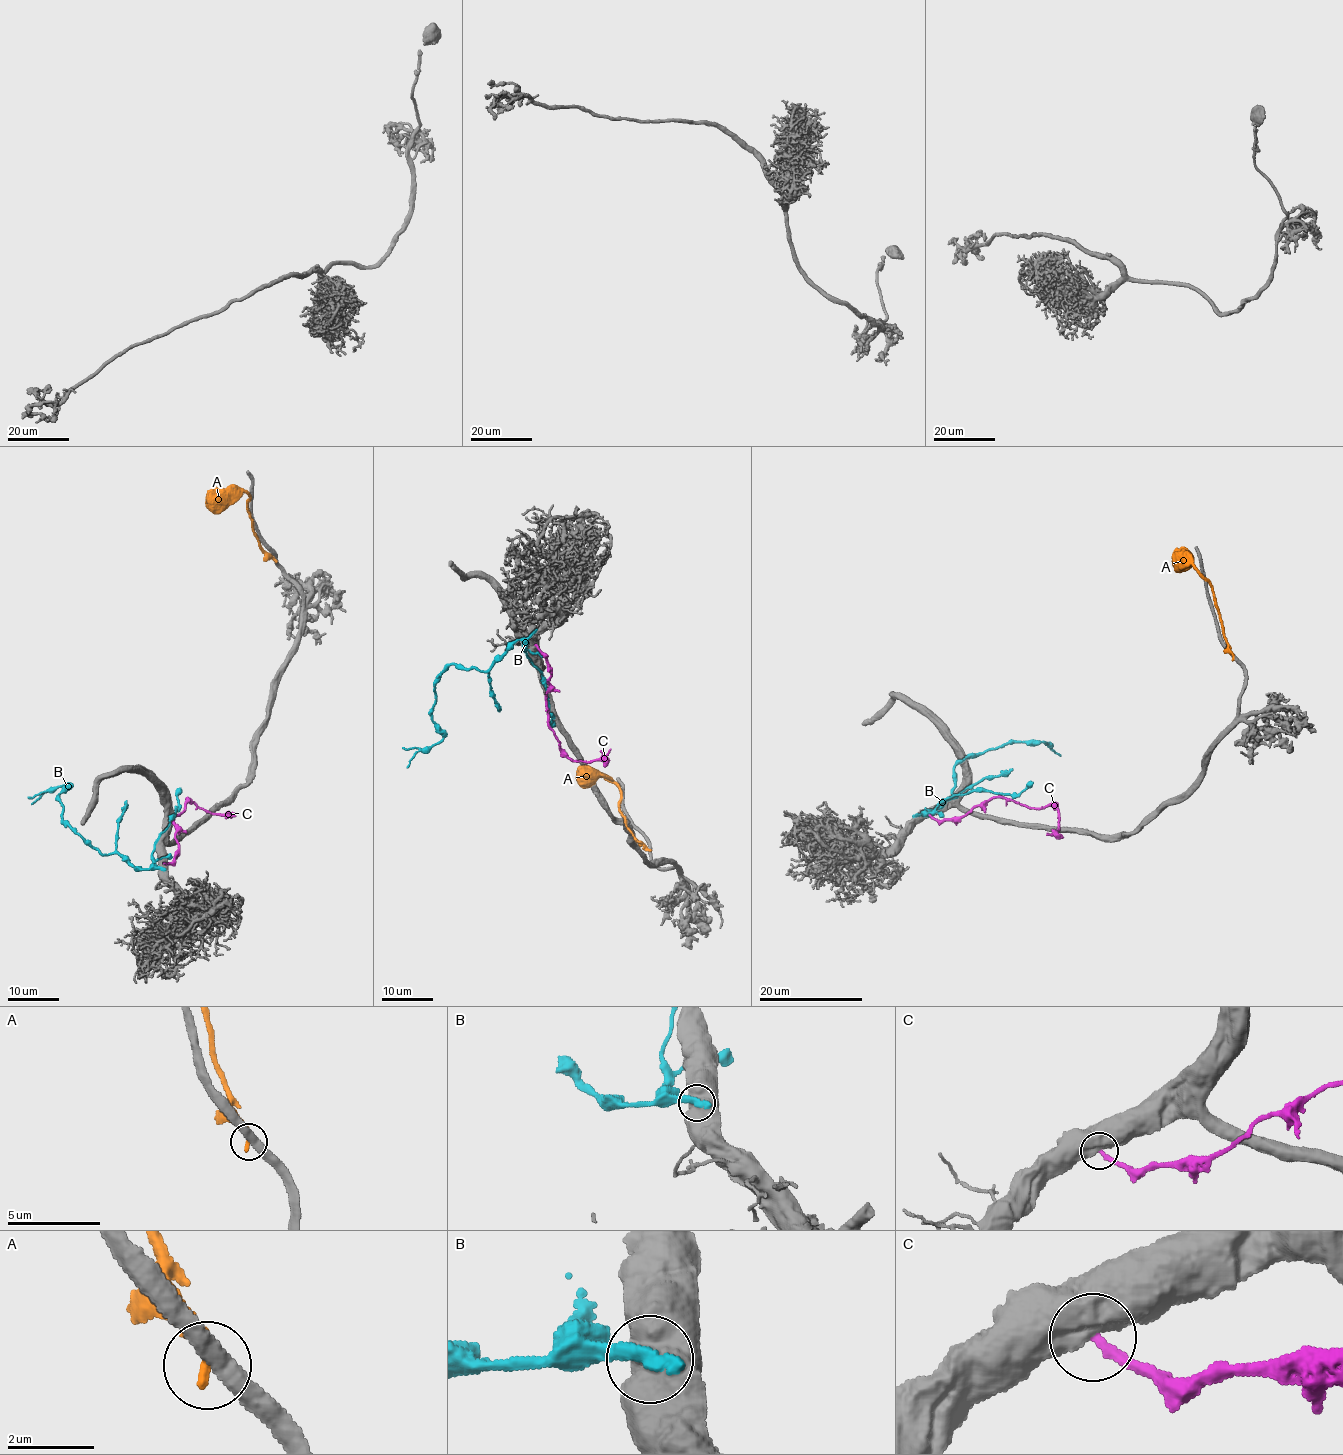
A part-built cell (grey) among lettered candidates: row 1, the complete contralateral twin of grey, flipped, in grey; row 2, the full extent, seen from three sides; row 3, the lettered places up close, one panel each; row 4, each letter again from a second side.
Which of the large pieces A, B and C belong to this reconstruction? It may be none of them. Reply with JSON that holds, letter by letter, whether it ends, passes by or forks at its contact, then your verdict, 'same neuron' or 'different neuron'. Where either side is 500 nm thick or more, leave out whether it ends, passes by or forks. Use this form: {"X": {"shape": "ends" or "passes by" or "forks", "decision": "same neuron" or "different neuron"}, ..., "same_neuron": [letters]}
{"A": {"shape": "ends", "decision": "different neuron"}, "B": {"decision": "different neuron"}, "C": {"decision": "different neuron"}, "same_neuron": []}

